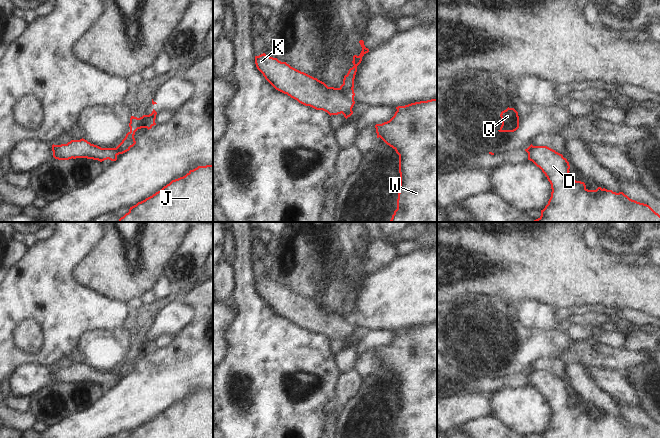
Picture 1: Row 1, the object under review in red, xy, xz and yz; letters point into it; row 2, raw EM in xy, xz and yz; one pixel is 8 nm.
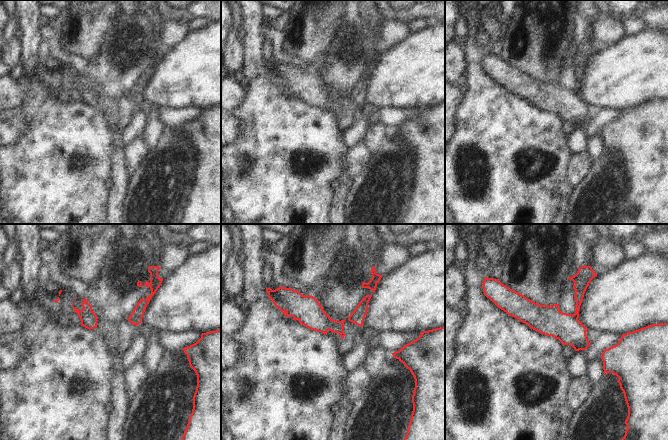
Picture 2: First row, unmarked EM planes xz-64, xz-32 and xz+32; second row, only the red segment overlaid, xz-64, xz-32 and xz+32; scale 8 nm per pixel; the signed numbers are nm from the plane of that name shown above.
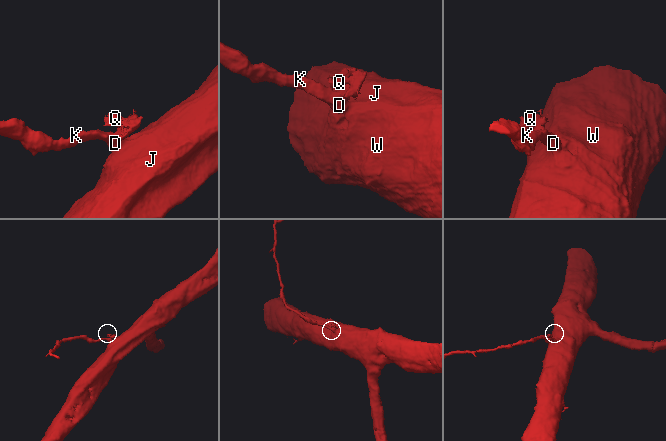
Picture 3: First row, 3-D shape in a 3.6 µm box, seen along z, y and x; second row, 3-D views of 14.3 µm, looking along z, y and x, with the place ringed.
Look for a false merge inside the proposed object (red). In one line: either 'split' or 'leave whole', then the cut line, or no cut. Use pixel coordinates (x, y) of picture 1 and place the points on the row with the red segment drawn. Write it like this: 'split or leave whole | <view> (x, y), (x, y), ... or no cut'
split | xz (339, 88), (343, 94), (353, 100)

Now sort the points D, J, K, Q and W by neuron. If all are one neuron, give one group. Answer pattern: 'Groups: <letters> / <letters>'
Groups: D J K W / Q

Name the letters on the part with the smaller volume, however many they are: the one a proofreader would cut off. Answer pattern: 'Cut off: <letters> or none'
Cut off: Q

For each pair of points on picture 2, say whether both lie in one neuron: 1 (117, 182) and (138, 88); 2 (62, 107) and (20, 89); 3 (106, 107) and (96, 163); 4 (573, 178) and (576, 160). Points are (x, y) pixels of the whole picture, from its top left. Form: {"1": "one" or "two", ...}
{"1": "one", "2": "two", "3": "two", "4": "one"}

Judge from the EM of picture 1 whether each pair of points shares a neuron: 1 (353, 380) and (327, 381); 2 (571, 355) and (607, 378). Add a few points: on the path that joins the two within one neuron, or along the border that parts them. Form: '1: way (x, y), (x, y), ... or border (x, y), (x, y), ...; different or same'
1: border (340, 372), (337, 378), (336, 396), (333, 399); different
2: border (583, 365), (609, 369); different

